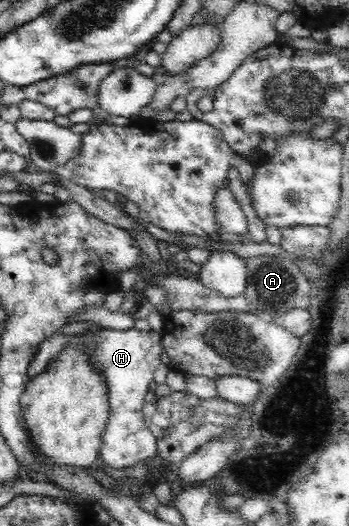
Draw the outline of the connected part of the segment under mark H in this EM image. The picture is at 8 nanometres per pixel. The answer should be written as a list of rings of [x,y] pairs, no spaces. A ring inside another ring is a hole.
[[[103,329],[93,334],[58,334],[42,343],[40,353],[30,363],[27,375],[32,381],[46,374],[54,359],[64,353],[67,347],[81,353],[87,359],[90,368],[102,378],[108,396],[109,416],[102,432],[98,461],[94,467],[99,470],[104,481],[109,481],[115,476],[113,472],[121,474],[140,460],[157,457],[157,439],[146,425],[143,407],[146,405],[144,395],[148,393],[148,385],[153,382],[154,374],[161,363],[161,337],[160,333],[137,329]]]

